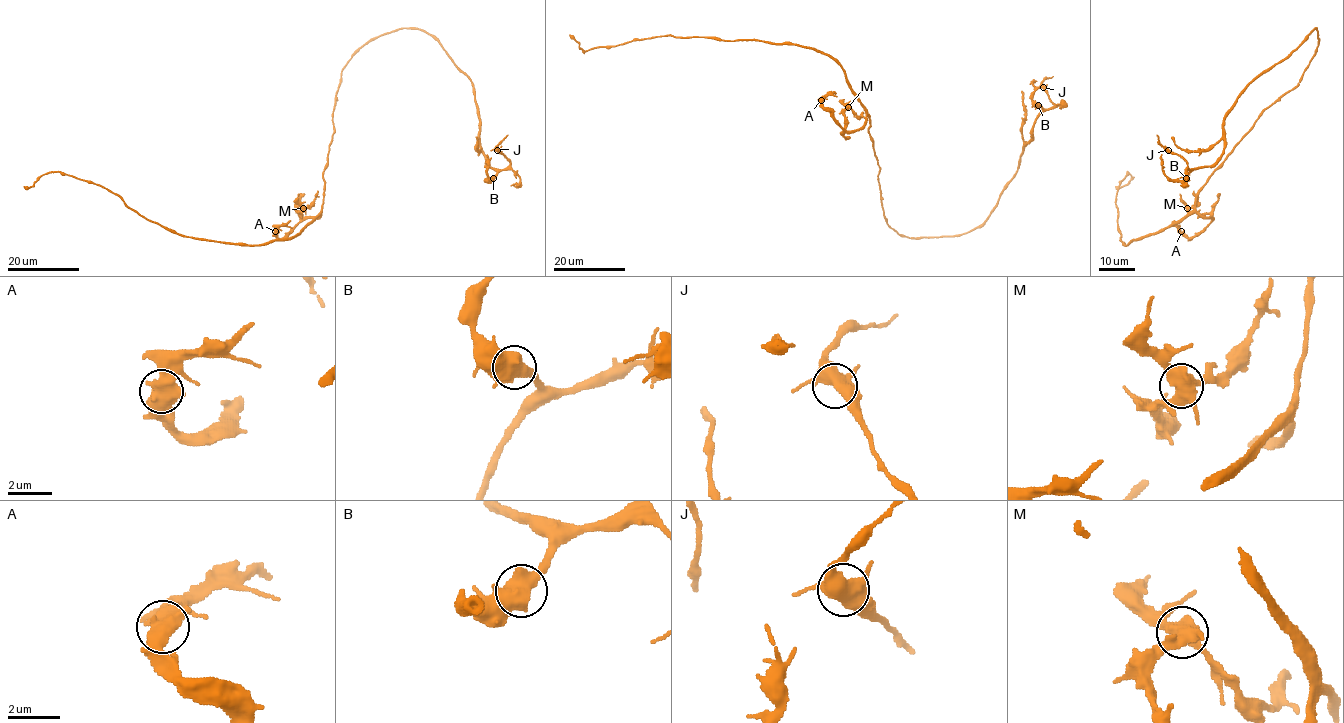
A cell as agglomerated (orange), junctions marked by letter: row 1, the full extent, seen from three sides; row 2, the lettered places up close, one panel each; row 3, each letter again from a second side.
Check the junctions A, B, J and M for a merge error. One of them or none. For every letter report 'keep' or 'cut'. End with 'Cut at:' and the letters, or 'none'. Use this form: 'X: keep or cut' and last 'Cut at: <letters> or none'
A: keep
B: keep
J: keep
M: keep
Cut at: none

